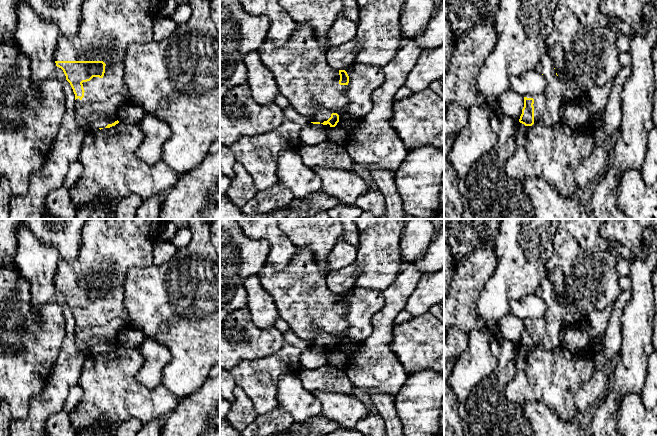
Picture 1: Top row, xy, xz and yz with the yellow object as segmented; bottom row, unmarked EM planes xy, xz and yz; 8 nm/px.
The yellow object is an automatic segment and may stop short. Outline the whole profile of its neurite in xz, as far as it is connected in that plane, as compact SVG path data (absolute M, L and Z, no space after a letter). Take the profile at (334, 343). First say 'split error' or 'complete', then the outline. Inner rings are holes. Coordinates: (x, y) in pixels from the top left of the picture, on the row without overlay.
split error | M297 248L283 271L264 265L257 275L263 289L274 299L279 316L300 339L309 346L328 353L339 346L338 336L349 329L346 312L349 300L345 294L335 294L327 286L327 273L319 268L309 249Z

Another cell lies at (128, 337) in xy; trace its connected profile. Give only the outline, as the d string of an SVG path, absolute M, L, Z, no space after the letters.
M131 326L123 328L118 334L117 344L122 348L133 348L140 346L147 337L141 330Z

